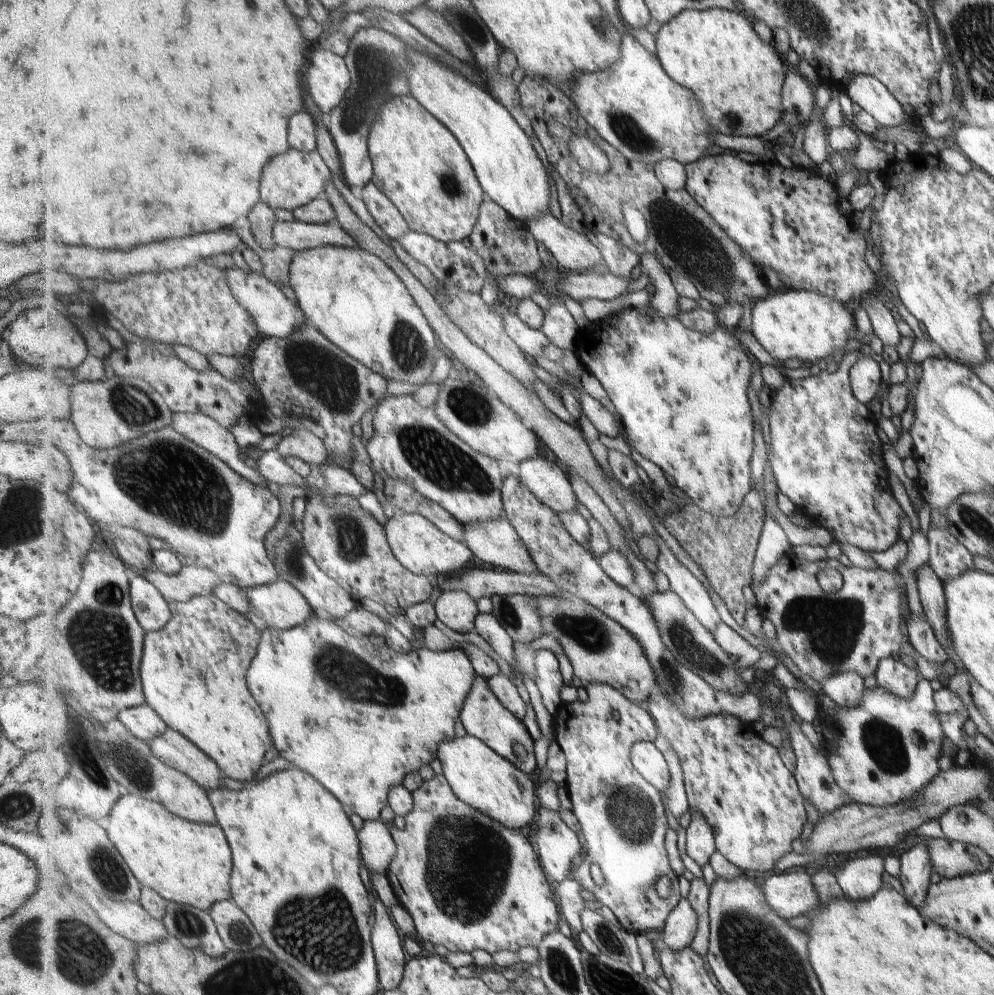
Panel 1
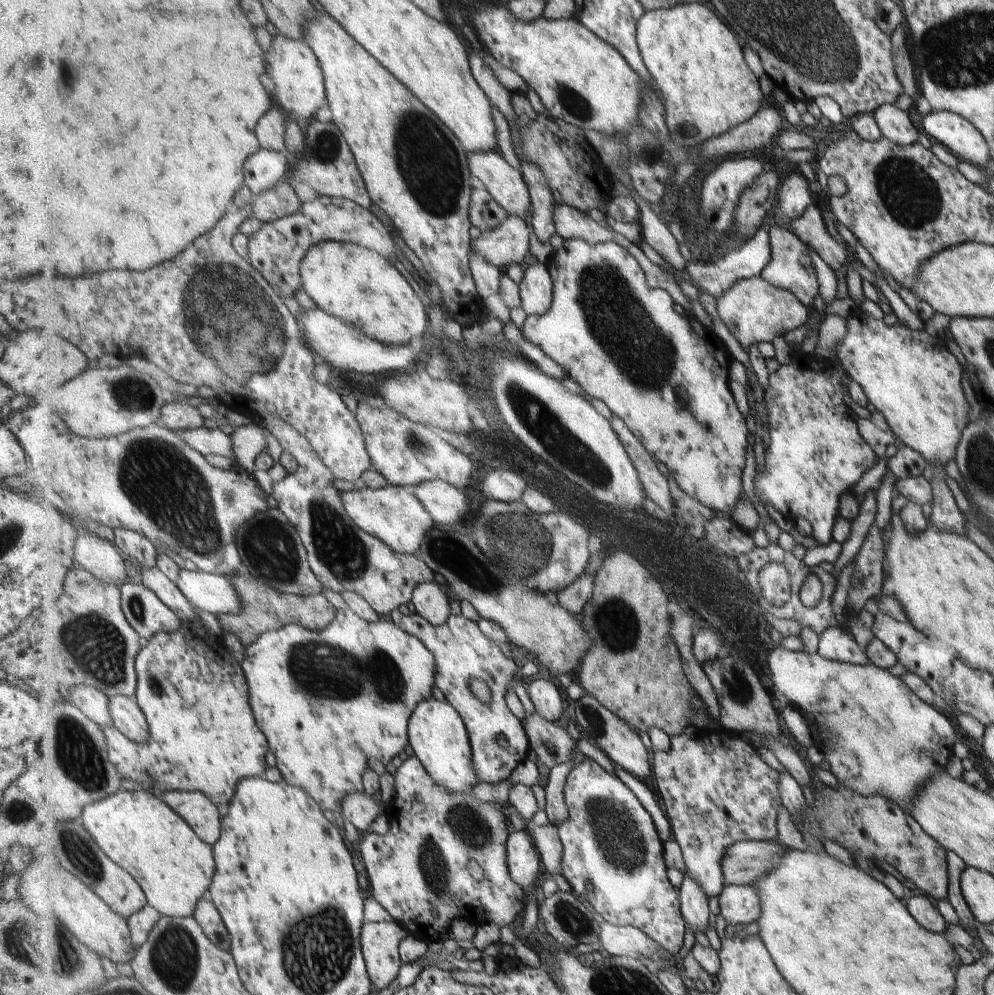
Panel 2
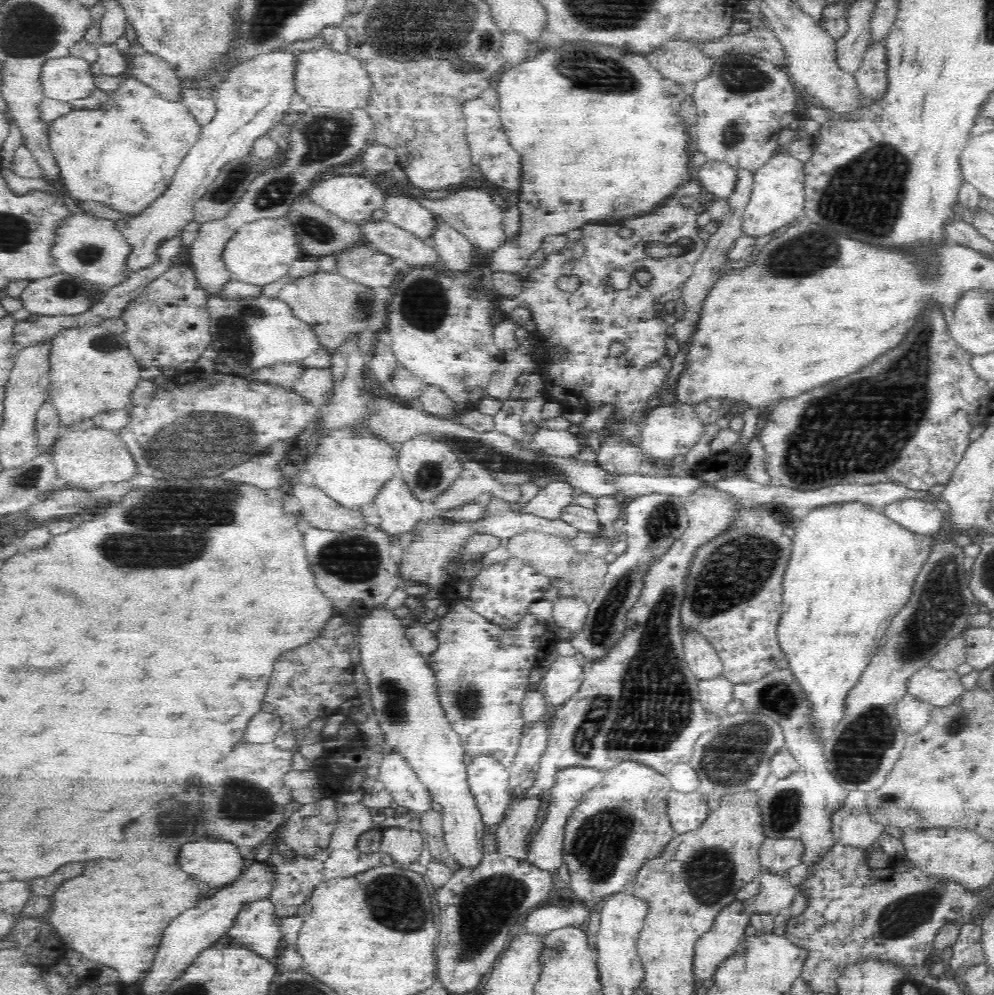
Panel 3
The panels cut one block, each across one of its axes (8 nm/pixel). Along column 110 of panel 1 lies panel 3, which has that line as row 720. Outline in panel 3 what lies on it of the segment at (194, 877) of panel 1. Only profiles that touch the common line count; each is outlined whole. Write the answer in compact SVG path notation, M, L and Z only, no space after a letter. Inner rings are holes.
M852 499L851 501L842 501L837 503L824 503L823 505L814 507L813 509L808 510L806 514L802 515L801 517L795 517L794 523L792 528L794 529L794 534L792 534L792 538L789 538L789 555L788 555L788 564L786 564L786 568L783 570L782 575L782 618L780 618L780 626L778 626L778 638L780 638L780 646L782 646L782 650L784 650L784 654L786 654L786 658L788 658L788 662L790 662L790 668L792 668L792 672L794 672L794 676L798 678L798 682L802 684L802 688L806 690L806 694L808 694L808 698L810 698L810 702L812 702L812 708L814 708L814 712L811 712L812 716L814 716L814 720L816 720L816 726L818 728L822 728L824 724L826 724L826 732L825 735L827 735L828 728L832 728L836 722L838 722L838 718L842 716L842 709L843 709L843 698L846 694L846 691L849 691L850 688L852 688L852 684L856 682L856 678L860 676L860 670L868 664L868 658L872 656L872 650L876 648L876 642L882 638L882 634L884 634L884 630L886 630L886 626L888 626L888 622L894 618L894 615L904 606L904 604L908 603L908 598L910 598L910 594L912 594L912 586L914 586L916 581L916 576L920 574L920 570L926 565L926 562L928 561L928 558L931 558L931 555L933 554L933 549L935 548L935 545L937 543L940 543L941 541L946 541L946 543L952 543L952 545L956 547L965 547L966 544L968 544L968 540L964 538L964 535L957 535L957 536L950 536L950 538L946 538L945 535L941 535L939 537L930 537L927 535L922 534L915 534L915 532L912 532L908 530L908 528L905 528L904 526L901 526L900 523L895 522L894 520L891 520L888 515L883 514L880 509L876 509L872 503L866 503L864 501L858 501L858 499Z

